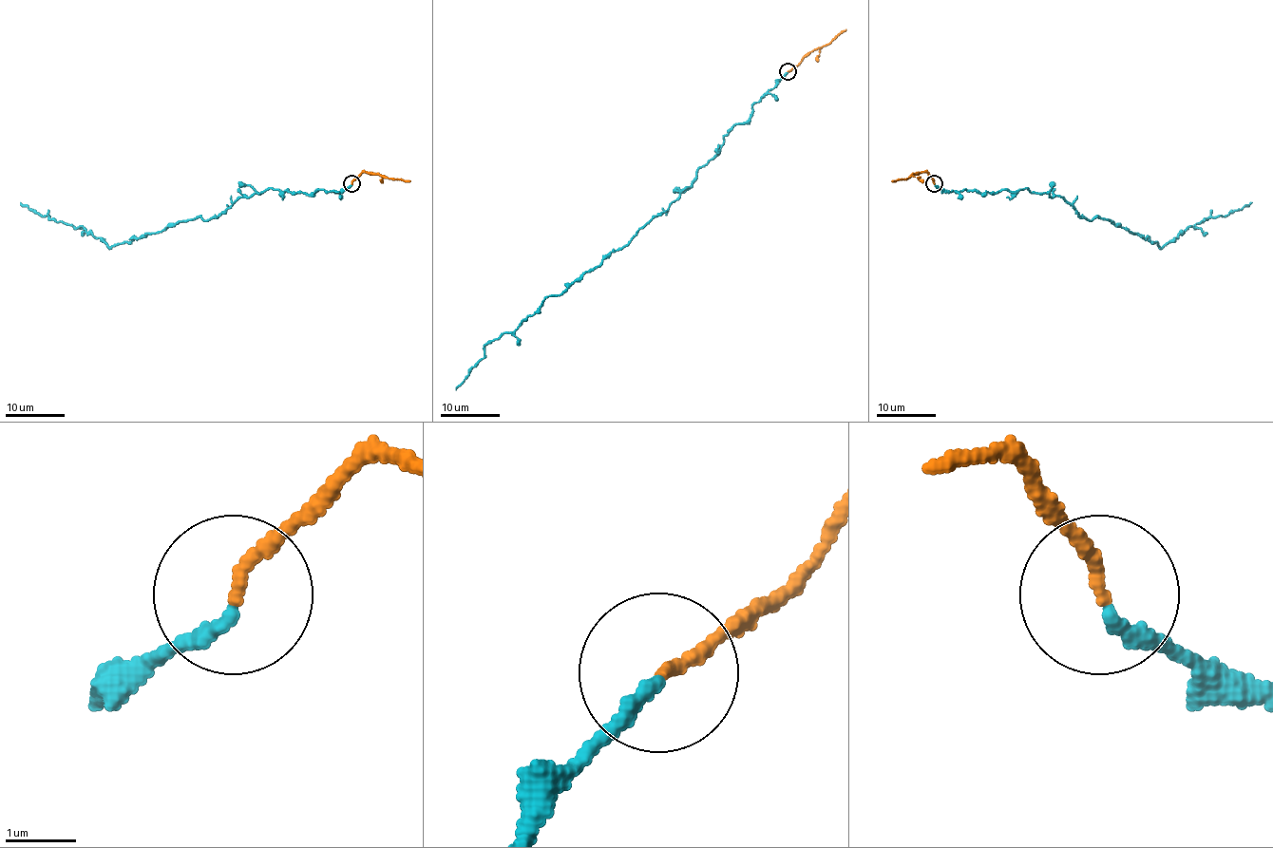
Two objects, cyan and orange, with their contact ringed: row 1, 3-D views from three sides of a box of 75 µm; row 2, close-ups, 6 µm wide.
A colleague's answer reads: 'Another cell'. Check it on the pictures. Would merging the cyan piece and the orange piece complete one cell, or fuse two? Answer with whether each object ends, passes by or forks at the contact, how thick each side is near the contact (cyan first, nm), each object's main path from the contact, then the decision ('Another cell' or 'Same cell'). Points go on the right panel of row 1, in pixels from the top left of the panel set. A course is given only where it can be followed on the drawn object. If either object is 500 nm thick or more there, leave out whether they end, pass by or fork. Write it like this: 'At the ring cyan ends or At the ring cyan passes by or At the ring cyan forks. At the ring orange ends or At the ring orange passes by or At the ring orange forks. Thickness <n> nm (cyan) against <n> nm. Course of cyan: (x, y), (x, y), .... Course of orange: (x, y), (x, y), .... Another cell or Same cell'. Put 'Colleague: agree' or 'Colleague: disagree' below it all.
At the ring cyan ends. At the ring orange ends. Thickness 200 nm (cyan) against 180 nm. Course of cyan: (934, 184), (947, 192), (1029, 189), (1060, 196), (1089, 219), (1111, 219), (1161, 247), (1208, 216), (1251, 202). Course of orange: (934, 182), (926, 172), (913, 172), (907, 179), (891, 181). Another cell
Colleague: agree

